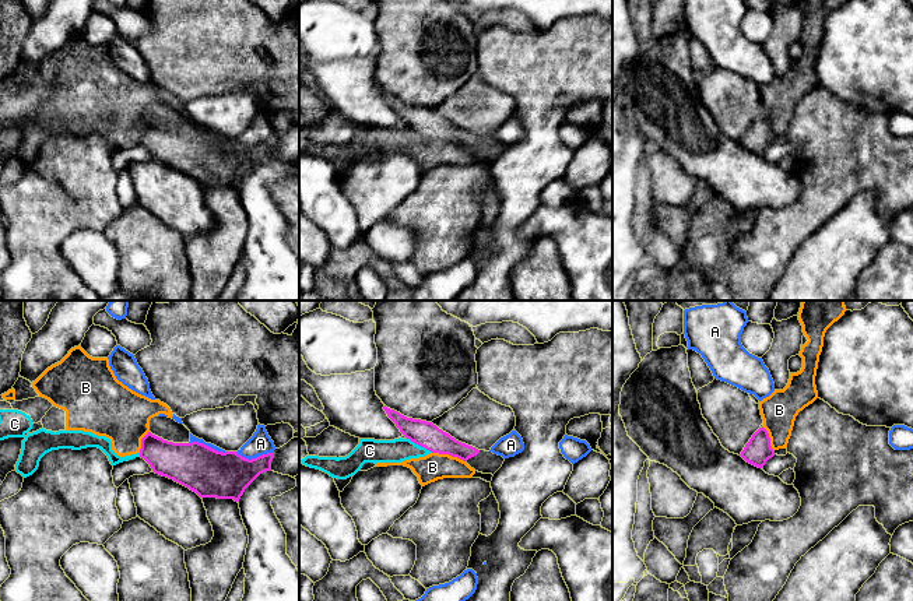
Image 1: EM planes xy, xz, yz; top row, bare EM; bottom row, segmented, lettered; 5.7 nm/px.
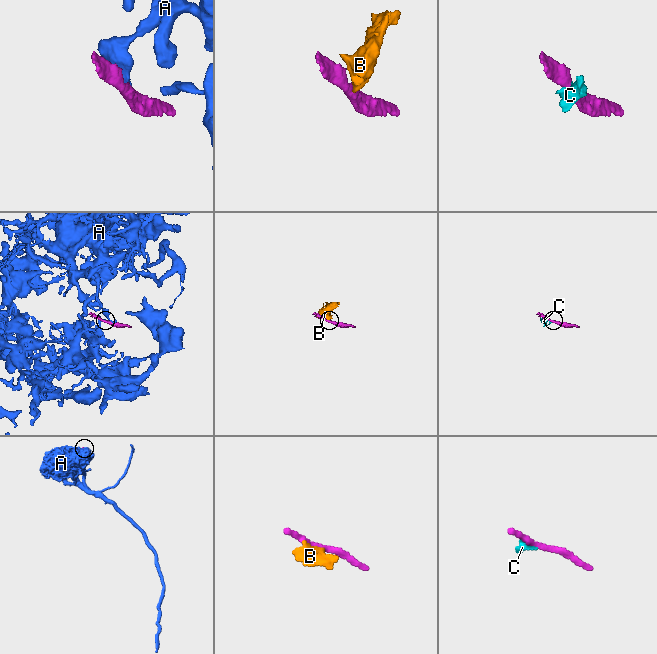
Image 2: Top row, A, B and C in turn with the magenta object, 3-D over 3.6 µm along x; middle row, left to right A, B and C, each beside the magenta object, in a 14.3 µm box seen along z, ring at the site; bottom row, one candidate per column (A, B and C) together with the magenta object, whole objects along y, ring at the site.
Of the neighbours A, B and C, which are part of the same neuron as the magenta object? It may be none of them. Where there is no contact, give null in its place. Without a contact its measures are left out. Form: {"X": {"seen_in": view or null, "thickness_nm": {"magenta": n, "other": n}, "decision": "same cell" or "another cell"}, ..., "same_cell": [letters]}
{"A": {"seen_in": "xy", "thickness_nm": {"magenta": 280, "other": 130}, "decision": "another cell"}, "B": {"seen_in": "xz", "thickness_nm": {"magenta": 150, "other": 160}, "decision": "another cell"}, "C": {"seen_in": "xz", "thickness_nm": {"magenta": 150, "other": 140}, "decision": "another cell"}, "same_cell": []}

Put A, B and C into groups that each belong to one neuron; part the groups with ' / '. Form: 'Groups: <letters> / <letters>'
Groups: A / B C

